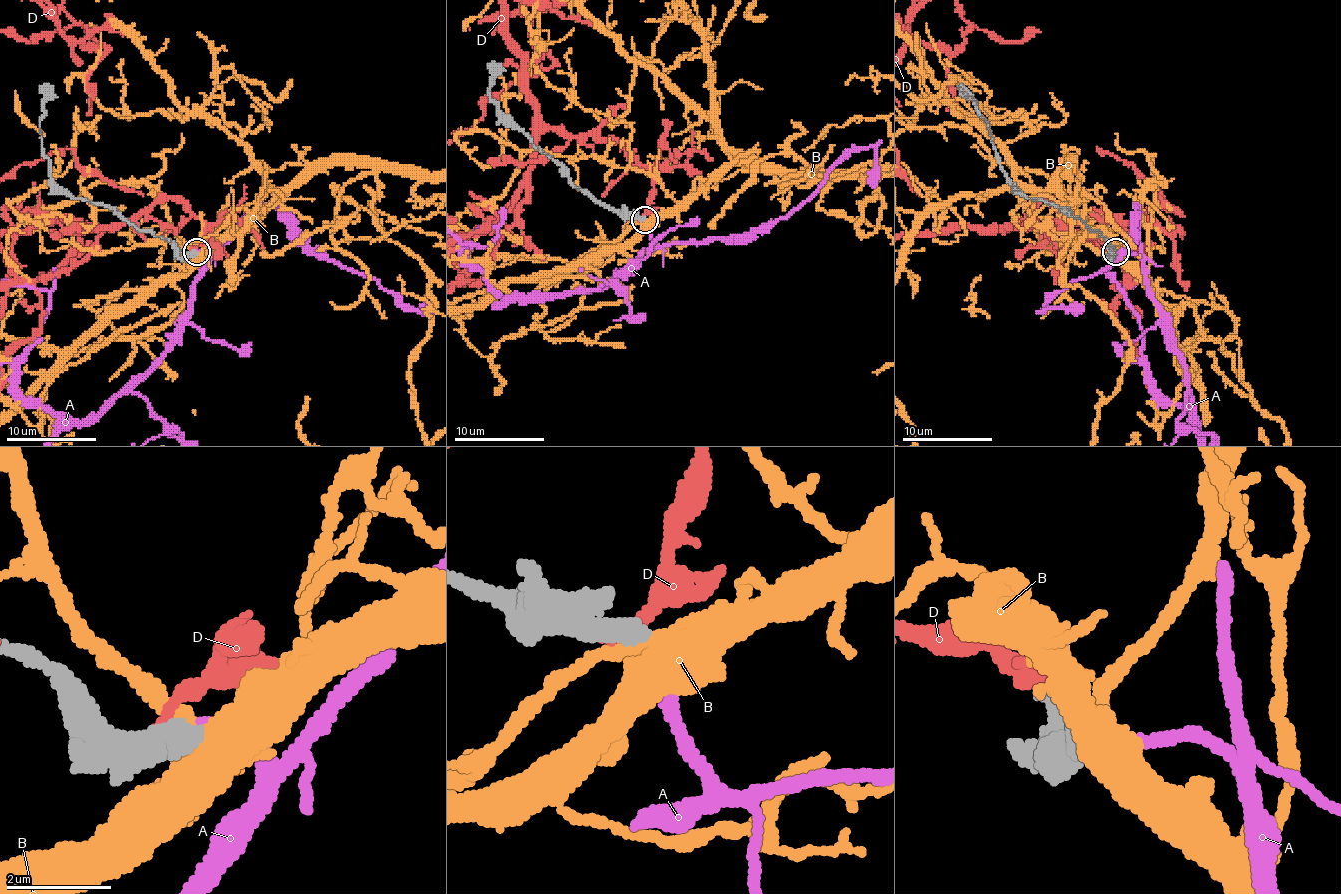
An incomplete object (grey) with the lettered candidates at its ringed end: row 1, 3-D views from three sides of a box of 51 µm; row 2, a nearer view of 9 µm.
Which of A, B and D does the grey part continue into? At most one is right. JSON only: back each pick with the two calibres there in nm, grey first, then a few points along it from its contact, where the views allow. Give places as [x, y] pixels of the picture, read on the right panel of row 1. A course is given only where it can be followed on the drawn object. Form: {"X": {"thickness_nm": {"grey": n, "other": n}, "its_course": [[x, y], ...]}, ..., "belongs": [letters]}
{"A": {"thickness_nm": {"grey": 440, "other": 240}}, "belongs": ["A"]}

